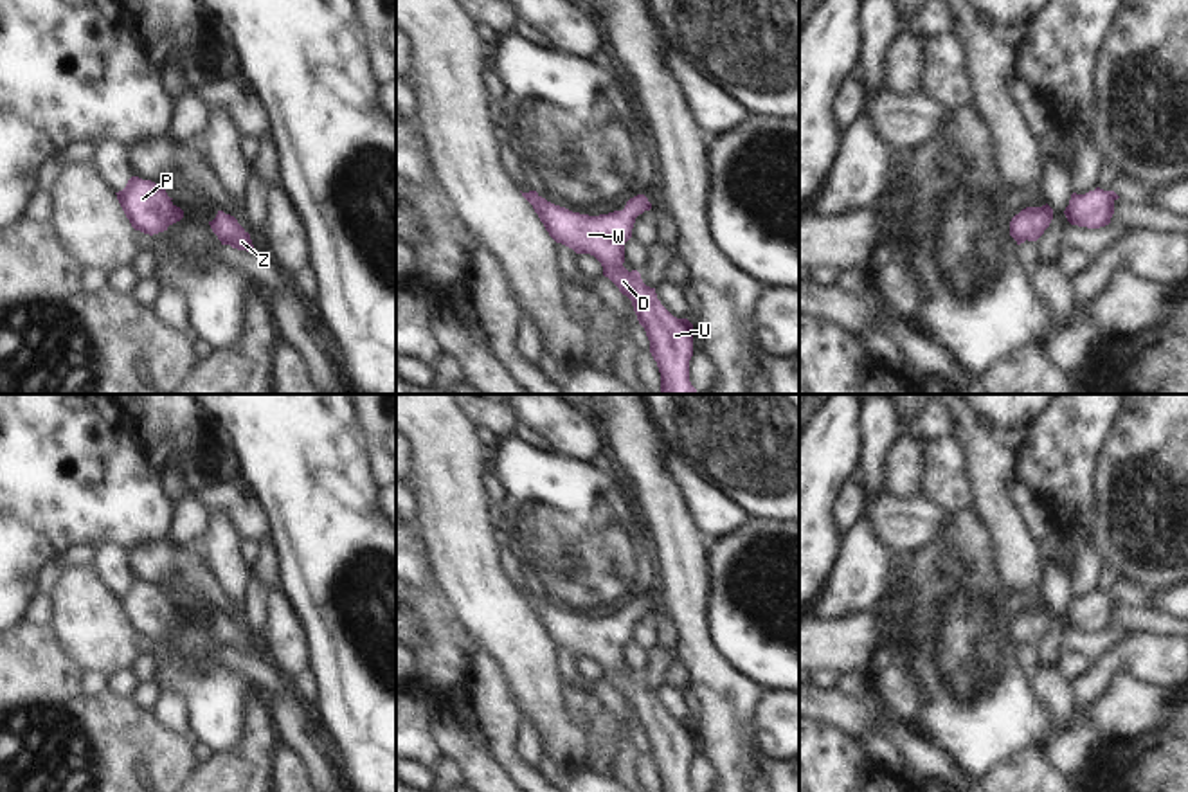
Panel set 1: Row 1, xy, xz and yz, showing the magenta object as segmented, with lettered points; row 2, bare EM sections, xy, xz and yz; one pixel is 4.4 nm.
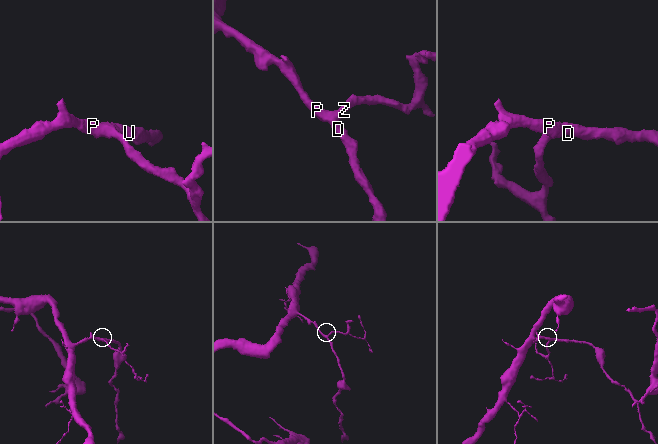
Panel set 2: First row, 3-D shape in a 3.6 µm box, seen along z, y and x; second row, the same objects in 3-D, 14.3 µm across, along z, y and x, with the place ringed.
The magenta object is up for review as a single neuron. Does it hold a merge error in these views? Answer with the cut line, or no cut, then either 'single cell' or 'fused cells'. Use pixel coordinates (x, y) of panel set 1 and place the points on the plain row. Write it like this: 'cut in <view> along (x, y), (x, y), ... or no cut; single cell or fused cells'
no cut; single cell

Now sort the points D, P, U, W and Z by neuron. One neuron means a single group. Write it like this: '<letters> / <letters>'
D P U W Z

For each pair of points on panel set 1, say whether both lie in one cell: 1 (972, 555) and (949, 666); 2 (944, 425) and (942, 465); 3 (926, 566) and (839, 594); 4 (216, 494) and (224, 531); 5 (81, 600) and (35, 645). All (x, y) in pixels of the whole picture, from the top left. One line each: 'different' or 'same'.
1: same
2: different
3: different
4: different
5: different

